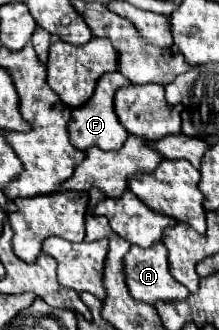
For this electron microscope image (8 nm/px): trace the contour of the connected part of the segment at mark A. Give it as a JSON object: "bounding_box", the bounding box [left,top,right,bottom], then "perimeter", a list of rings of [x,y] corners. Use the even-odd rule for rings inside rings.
{"bounding_box":[123,243,187,303],"perimeter":[[[155,243],[147,249],[133,245],[129,249],[129,253],[123,257],[123,273],[125,273],[125,283],[127,289],[131,293],[133,299],[143,301],[143,303],[155,303],[157,299],[185,299],[187,297],[187,289],[173,279],[173,275],[169,273],[169,263],[167,263],[167,249],[163,243]]]}

